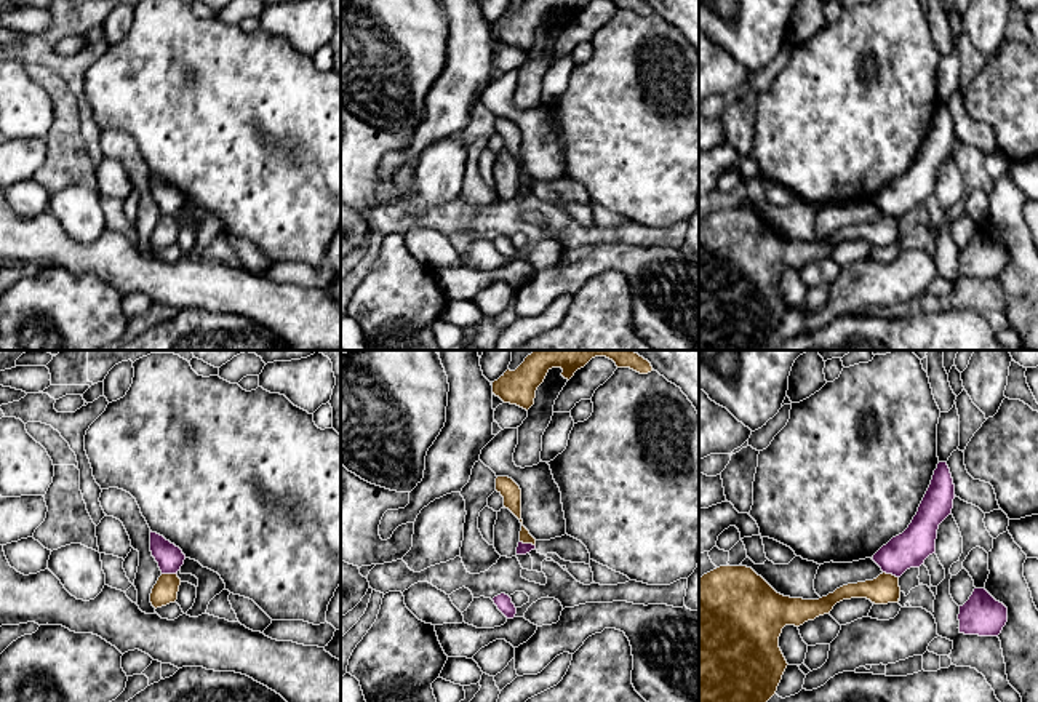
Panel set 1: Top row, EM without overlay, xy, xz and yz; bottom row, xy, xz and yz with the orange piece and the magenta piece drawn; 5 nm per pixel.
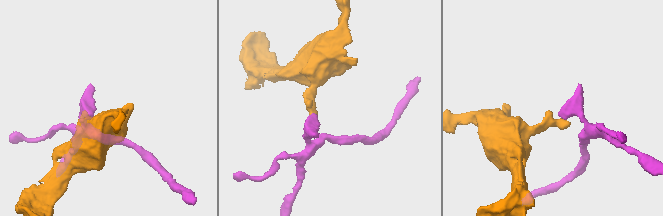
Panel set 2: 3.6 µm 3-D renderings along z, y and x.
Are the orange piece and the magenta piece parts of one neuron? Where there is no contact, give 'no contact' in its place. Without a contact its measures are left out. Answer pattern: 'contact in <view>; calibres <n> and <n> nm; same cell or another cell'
contact in xy; calibres 120 and 140 nm; another cell

